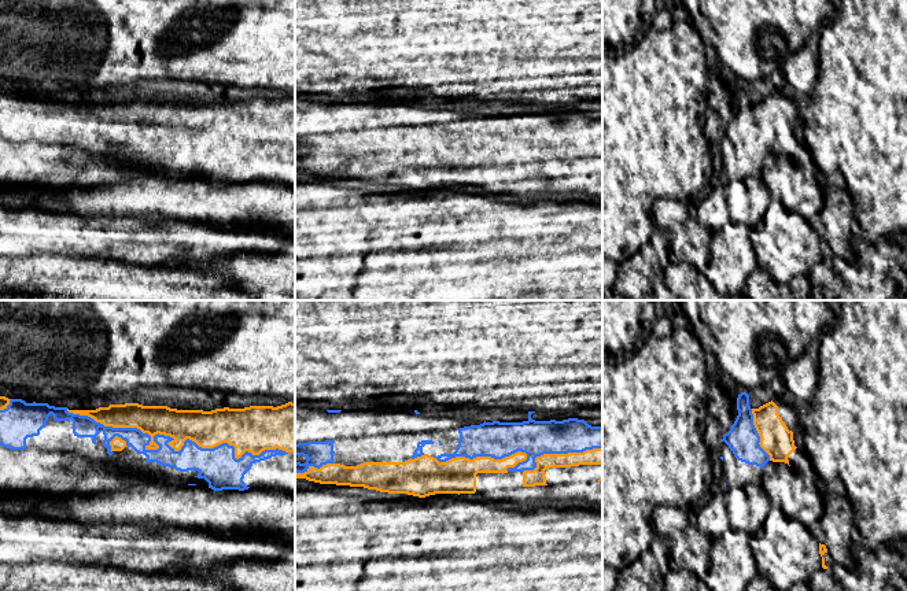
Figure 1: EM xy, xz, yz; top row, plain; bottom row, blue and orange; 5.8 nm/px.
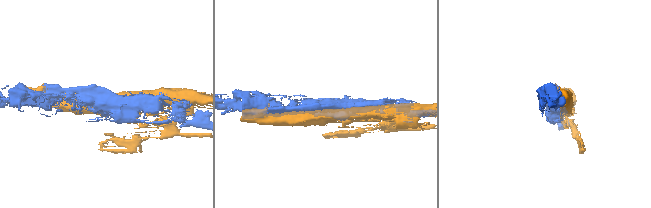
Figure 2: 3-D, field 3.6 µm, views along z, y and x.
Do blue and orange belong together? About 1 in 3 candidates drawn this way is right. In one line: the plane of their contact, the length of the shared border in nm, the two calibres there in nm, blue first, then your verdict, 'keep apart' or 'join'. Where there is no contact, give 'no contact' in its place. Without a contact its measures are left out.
contact in xy; length 1300 nm; calibres 220 and 220 nm; join

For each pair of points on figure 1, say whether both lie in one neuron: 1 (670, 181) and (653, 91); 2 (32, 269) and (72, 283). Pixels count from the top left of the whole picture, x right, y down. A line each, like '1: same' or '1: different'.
1: same
2: same

